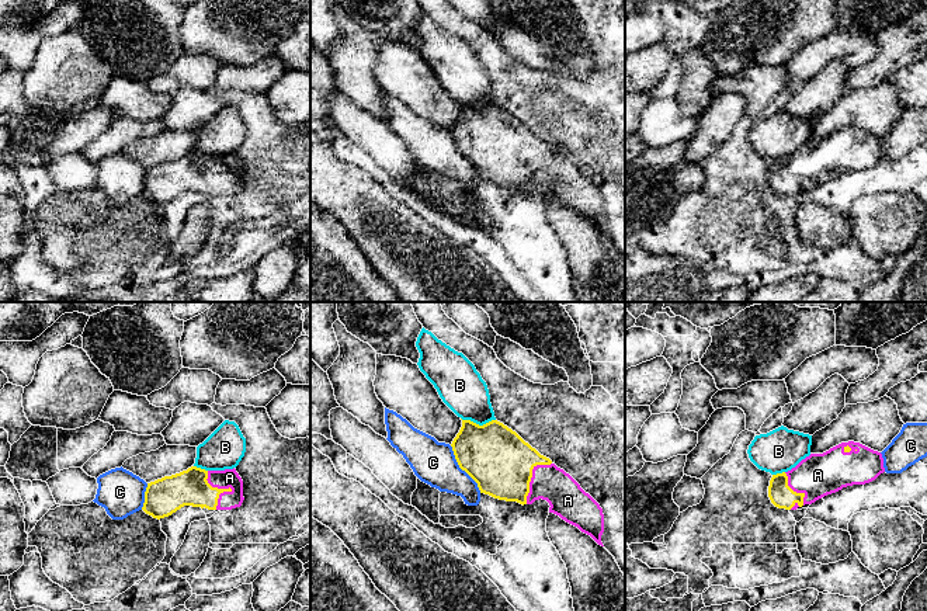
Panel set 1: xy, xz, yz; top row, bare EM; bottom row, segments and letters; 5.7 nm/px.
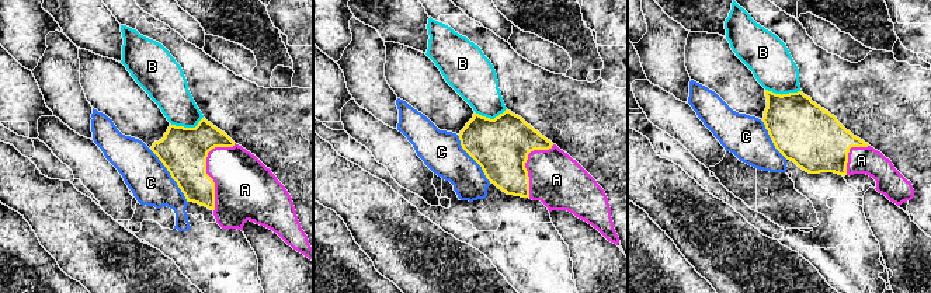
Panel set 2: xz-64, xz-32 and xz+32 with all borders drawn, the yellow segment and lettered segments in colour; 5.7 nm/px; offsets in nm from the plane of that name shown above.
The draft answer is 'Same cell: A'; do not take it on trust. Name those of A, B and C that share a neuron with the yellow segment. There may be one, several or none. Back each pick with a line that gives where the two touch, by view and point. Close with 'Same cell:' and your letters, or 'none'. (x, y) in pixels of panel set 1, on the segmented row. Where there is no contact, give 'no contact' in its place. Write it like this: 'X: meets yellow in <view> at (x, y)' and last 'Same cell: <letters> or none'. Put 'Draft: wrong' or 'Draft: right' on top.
Draft: right
A: meets yellow in xy at (219, 489)
Same cell: A

